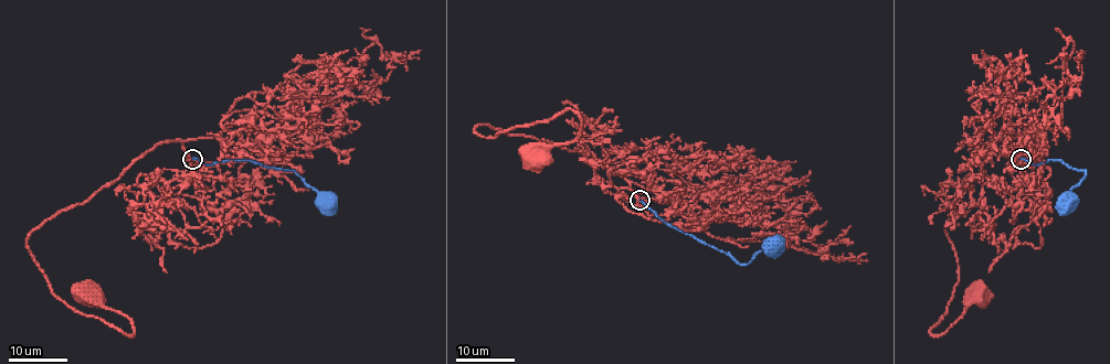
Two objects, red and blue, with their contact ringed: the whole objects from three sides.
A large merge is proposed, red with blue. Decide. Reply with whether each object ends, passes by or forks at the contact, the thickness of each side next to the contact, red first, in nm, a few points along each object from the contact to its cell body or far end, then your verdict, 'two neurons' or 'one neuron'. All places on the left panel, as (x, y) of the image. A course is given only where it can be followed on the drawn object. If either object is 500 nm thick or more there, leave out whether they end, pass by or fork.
red passes by; blue ends there; 340 nm thick on the red side, 200 nm on the other; red runs (192, 159), (180, 141), (161, 141), (33, 232), (32, 258), (52, 291), (134, 333), (125, 316), (90, 298); blue runs (192, 159), (213, 164), (231, 159), (250, 159), (263, 167), (293, 171), (315, 190), (328, 194), (329, 202); two neurons

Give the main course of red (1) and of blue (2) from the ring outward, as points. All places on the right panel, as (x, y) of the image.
1: (1022, 159), (1004, 141), (974, 156), (944, 232), (954, 291), (932, 334), (976, 298)
2: (1022, 159), (1039, 164), (1049, 159), (1059, 159), (1067, 167), (1085, 171), (1085, 177), (1071, 190), (1067, 202)

